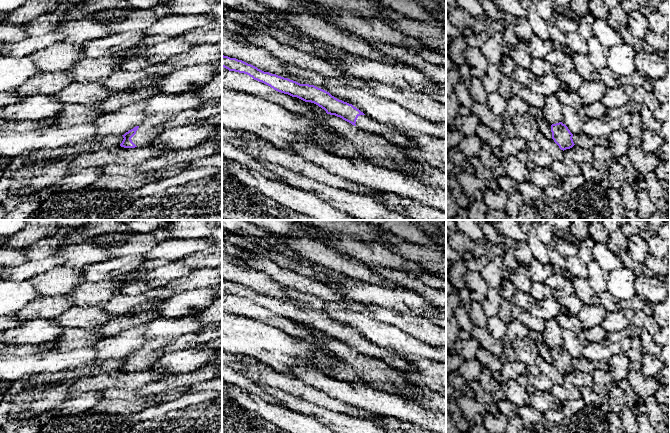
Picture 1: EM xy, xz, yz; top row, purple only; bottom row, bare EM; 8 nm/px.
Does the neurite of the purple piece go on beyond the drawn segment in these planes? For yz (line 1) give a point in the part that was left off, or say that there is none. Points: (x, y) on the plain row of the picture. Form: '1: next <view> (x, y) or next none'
1: next none

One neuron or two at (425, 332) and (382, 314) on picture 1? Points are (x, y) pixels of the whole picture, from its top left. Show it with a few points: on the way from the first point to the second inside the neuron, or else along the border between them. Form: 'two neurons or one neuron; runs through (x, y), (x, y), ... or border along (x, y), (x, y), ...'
one neuron; runs through (414, 326), (393, 318)

